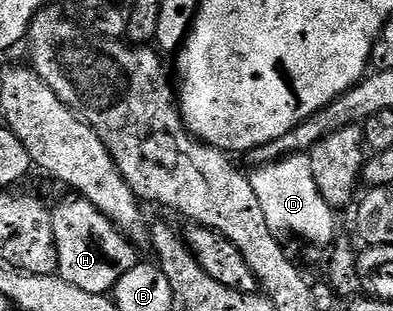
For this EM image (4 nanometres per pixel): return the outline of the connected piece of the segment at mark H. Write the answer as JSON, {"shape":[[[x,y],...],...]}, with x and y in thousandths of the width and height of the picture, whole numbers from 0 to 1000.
{"shape":[[[178,627],[170,646],[153,650],[142,666],[135,662],[127,701],[148,810],[145,887],[173,897],[173,910],[183,910],[214,936],[277,945],[295,907],[318,878],[336,871],[341,852],[354,849],[356,826],[349,814],[354,804],[346,788],[216,637],[201,627]]]}

